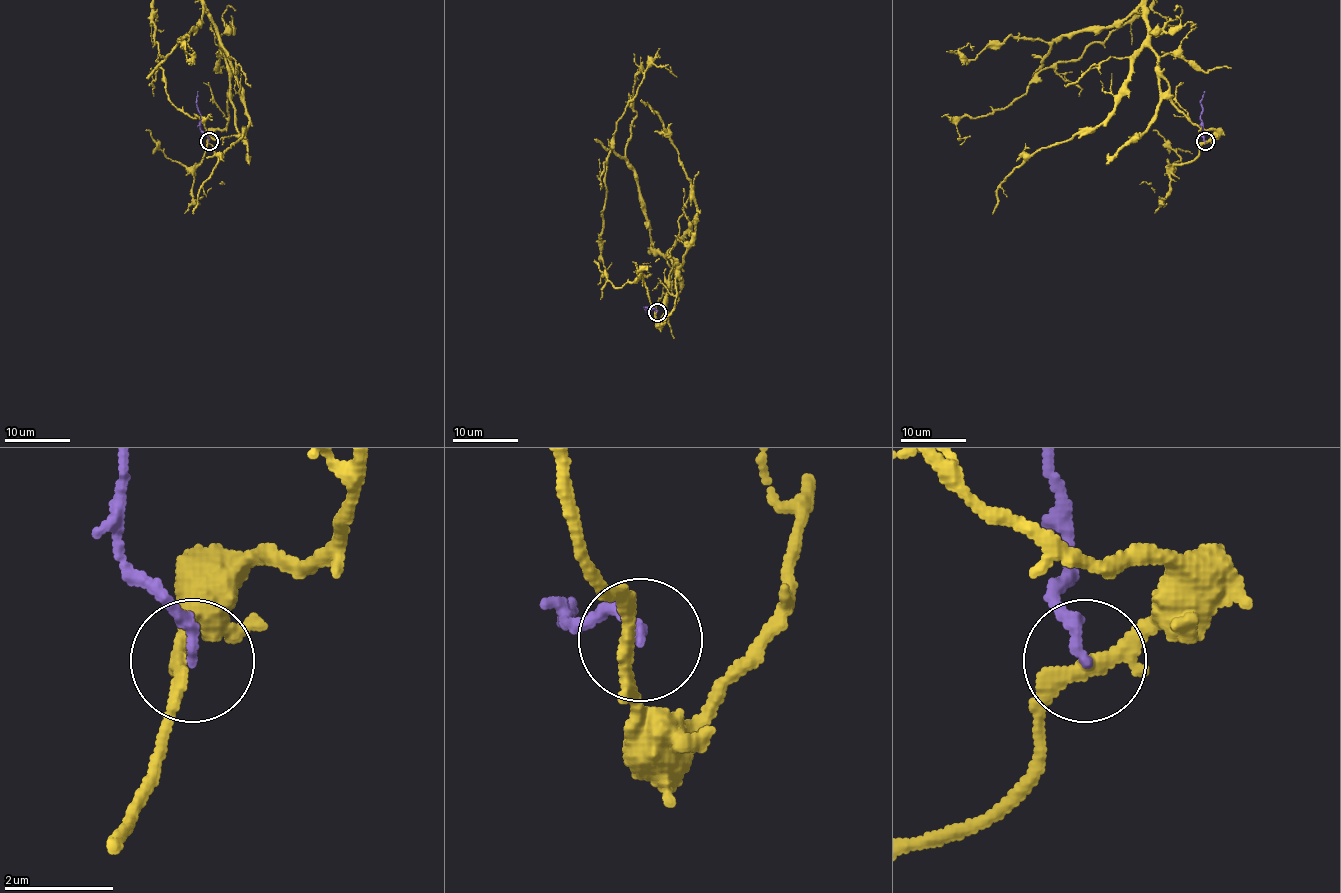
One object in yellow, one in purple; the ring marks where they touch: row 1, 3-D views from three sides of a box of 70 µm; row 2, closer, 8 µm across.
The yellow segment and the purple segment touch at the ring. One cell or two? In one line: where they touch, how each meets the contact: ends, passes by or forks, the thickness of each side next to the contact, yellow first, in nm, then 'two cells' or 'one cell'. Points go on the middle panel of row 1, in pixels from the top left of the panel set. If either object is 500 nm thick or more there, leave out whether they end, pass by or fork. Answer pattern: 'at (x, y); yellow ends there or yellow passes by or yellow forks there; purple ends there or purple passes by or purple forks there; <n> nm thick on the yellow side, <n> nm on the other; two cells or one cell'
at (657, 312); yellow passes by; purple ends there; 280 nm thick on the yellow side, 220 nm on the other; two cells

